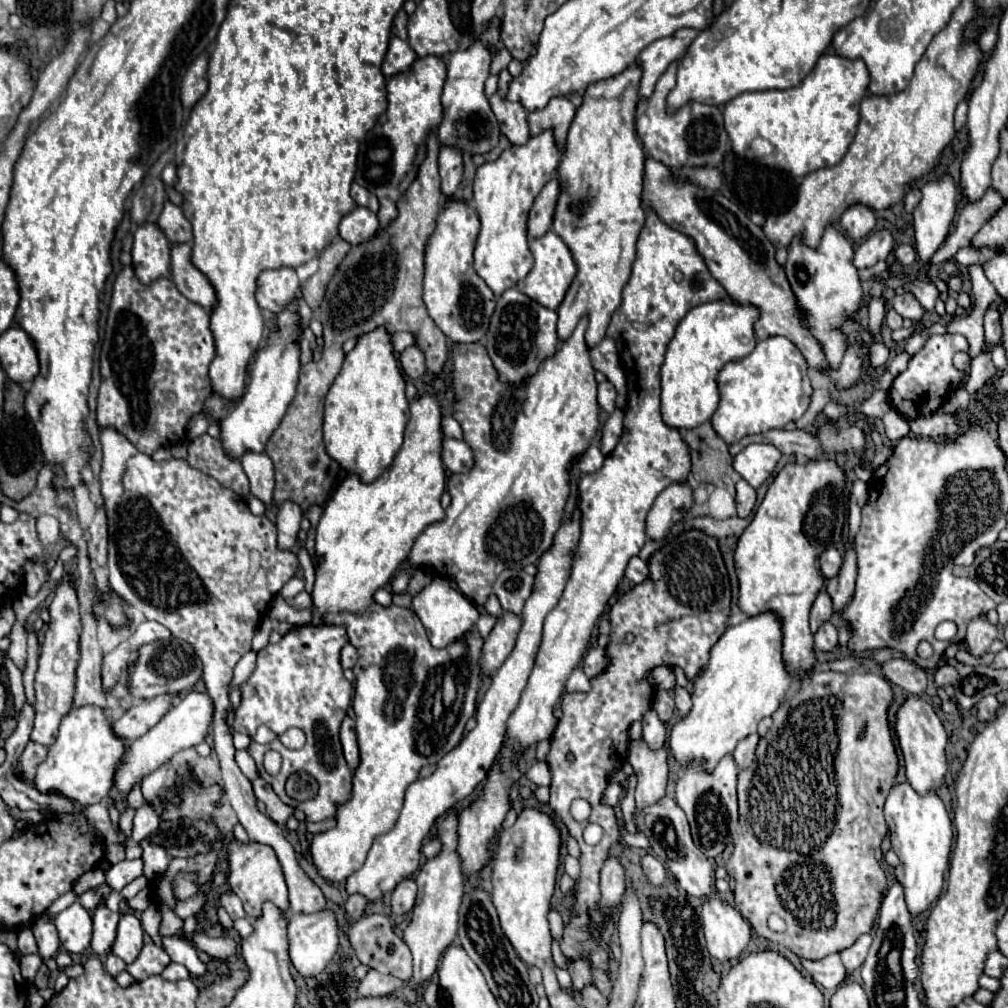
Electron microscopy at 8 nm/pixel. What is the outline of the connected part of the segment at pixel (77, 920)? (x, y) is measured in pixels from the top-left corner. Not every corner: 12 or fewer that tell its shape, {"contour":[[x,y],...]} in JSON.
{"contour":[[79,902],[53,922],[69,954],[89,948],[93,918]]}

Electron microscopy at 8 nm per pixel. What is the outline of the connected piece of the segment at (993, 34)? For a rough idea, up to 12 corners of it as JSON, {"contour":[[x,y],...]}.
{"contour":[[987,30],[979,38],[985,56],[993,52],[999,40],[997,30]]}

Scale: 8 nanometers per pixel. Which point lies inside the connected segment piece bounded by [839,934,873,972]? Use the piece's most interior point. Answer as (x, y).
(852, 957)

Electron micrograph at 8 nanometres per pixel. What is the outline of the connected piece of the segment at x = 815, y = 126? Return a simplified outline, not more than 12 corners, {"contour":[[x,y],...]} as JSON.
{"contour":[[829,52],[723,110],[733,152],[795,178],[837,164],[871,76]]}

